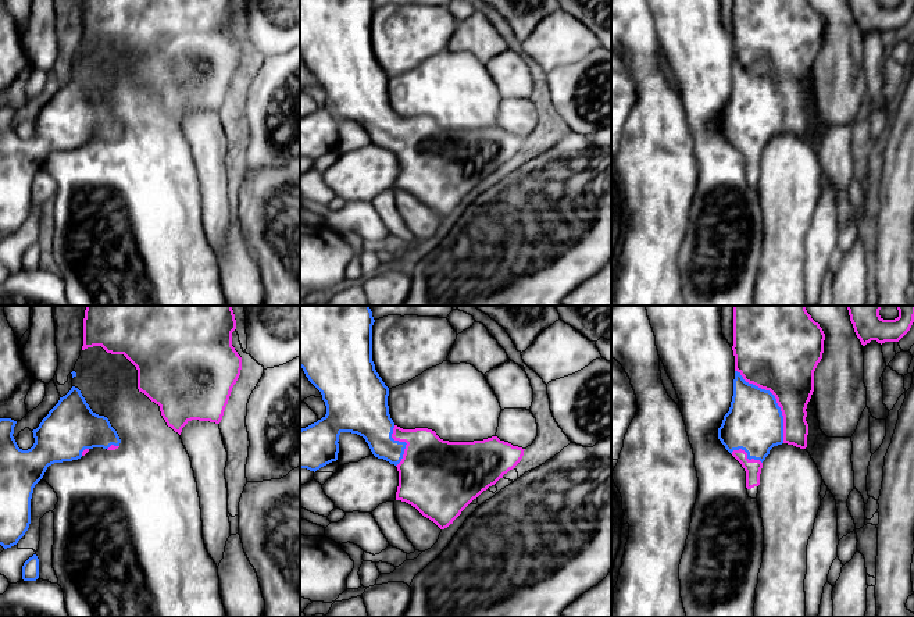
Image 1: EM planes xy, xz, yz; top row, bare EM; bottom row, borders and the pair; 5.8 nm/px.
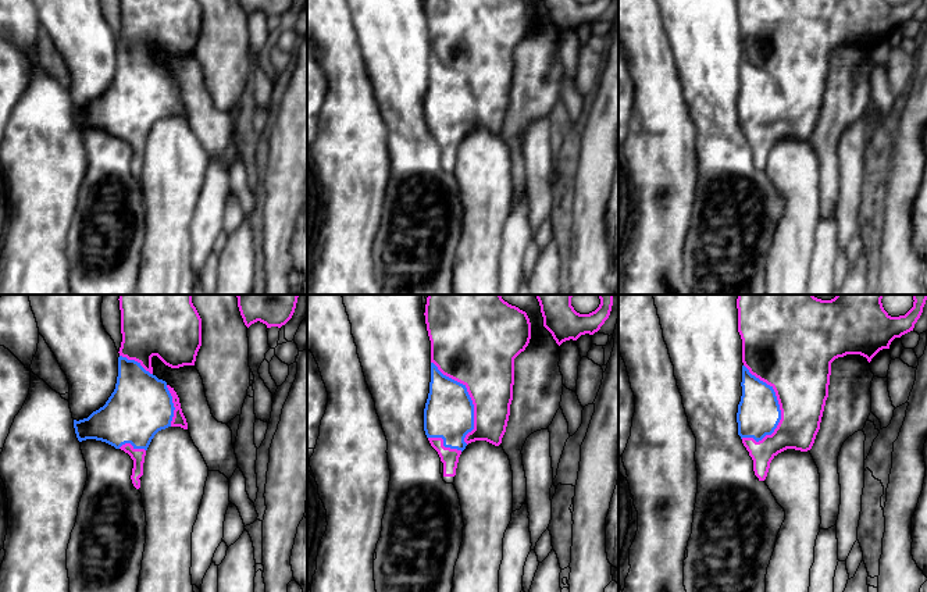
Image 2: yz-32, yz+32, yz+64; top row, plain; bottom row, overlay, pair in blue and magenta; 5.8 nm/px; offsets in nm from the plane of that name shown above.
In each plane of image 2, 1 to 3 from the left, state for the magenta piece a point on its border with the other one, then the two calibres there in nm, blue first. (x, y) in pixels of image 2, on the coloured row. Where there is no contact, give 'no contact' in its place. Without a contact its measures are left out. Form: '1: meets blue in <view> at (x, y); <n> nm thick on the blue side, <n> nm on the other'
1: meets blue in yz-32 at (173, 406); 360 nm thick on the blue side, 80 nm on the other
2: meets blue in yz+32 at (470, 399); 280 nm thick on the blue side, 380 nm on the other
3: meets blue in yz+64 at (777, 403); 240 nm thick on the blue side, 380 nm on the other

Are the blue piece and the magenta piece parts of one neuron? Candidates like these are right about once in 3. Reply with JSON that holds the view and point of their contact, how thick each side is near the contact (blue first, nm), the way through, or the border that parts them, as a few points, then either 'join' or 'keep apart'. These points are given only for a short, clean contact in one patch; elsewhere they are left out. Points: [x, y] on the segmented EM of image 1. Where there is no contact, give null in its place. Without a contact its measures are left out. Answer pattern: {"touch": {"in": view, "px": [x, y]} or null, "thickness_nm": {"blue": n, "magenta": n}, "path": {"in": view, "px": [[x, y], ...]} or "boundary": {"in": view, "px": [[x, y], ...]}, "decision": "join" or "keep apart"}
{"touch": {"in": "yz", "px": [775, 400]}, "thickness_nm": {"blue": 340, "magenta": 400}, "decision": "join"}

